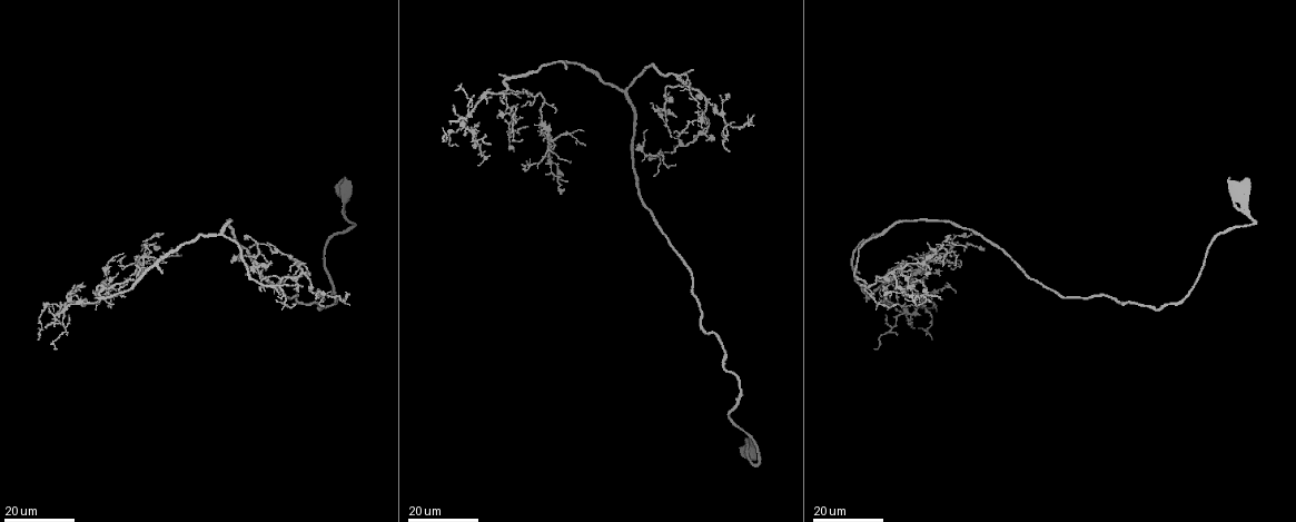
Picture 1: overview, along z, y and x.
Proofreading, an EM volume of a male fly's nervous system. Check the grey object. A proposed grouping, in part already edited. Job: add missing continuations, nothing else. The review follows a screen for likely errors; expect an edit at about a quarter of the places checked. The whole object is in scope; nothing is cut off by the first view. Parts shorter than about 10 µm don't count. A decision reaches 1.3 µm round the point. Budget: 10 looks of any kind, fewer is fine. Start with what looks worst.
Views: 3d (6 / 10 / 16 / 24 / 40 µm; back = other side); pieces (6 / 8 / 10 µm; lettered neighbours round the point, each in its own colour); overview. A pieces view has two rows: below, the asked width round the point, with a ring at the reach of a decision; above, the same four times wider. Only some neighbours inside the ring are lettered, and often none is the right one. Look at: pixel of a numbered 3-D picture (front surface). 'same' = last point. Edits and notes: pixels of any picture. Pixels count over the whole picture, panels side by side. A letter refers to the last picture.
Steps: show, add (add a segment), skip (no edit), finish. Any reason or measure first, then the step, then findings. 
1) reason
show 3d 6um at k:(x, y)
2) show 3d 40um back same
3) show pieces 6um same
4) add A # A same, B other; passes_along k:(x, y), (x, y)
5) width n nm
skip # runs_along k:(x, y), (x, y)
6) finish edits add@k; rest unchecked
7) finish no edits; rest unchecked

branch stops here
show 3d 24um at 1:(288, 284)

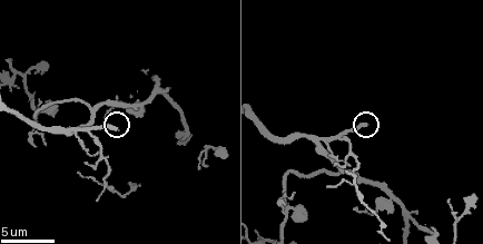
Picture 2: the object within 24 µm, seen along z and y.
show pieces 10um at 2:(114, 127)

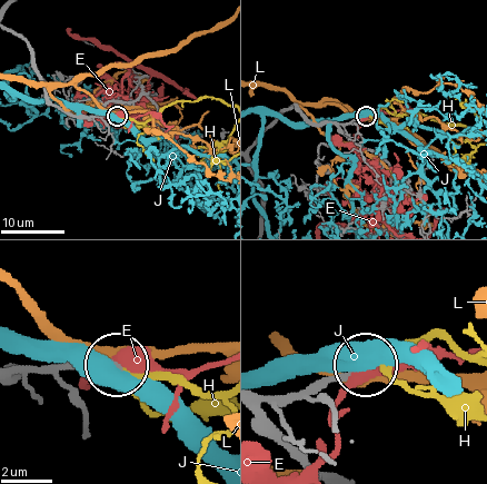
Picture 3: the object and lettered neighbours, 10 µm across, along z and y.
add H # E other, H same, J other, L other; passes_along 3:(100, 117), (148, 121), (178, 101), (210, 98); it goes on there

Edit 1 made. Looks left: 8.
show 3d 24um at 1:(861, 274)

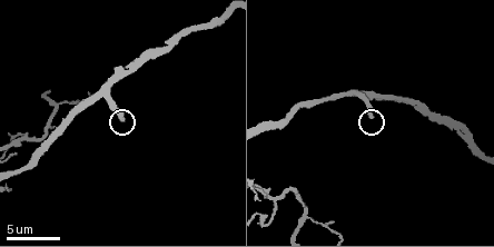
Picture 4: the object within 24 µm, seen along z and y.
zoom in
show 3d 6um at 4:(372, 115)

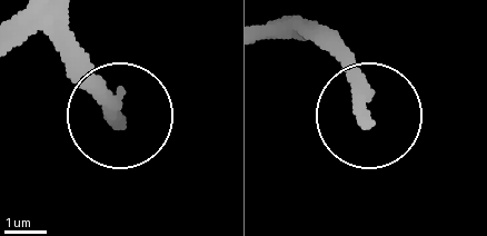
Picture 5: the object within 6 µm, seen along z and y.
show pieces 8um at 5:(366, 121)

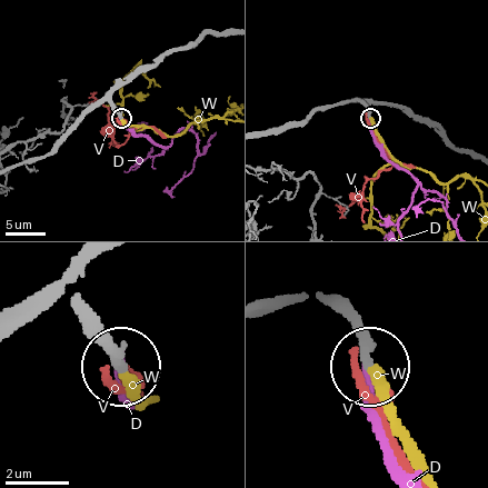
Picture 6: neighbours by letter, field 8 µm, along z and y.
add W # D other, V other, W same; passes_along 6:(101, 330), (128, 381), (149, 395); the cell continues

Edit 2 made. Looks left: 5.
free end
show 3d 16um at 1:(92, 298)

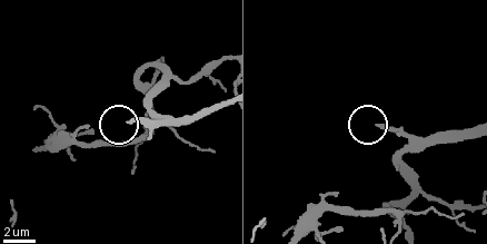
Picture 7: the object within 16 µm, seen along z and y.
show pieces 8um at 7:(129, 121)

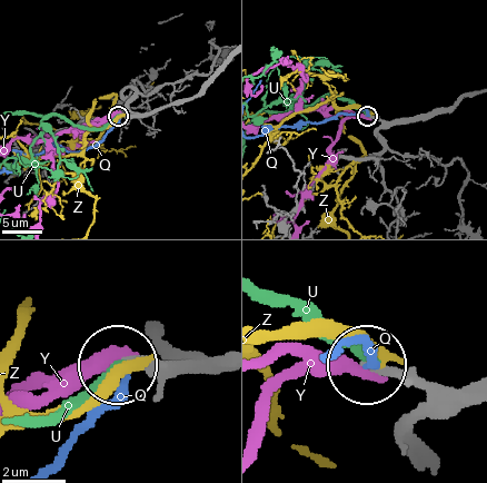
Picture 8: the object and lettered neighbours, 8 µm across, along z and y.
width 250 nm
add U # Q other, U same, Y other, Z other; the cell continues

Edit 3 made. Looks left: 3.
an open end
show 3d 16um at 1:(917, 305)

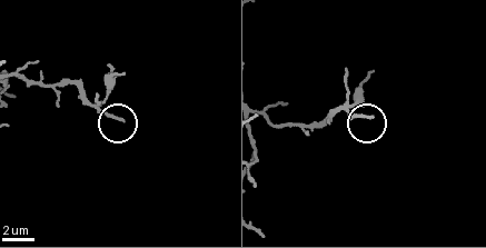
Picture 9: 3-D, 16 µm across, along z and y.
see the neighbours
show pieces 10um at 9:(370, 115)

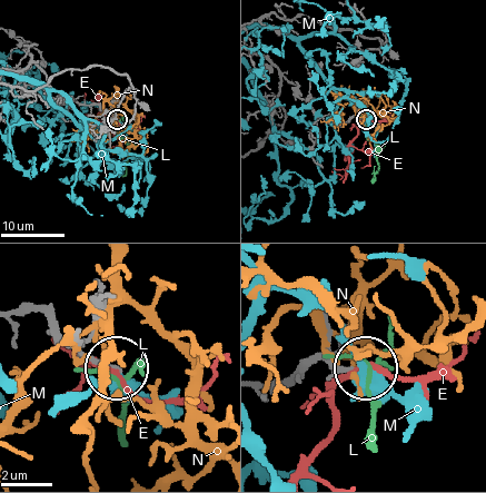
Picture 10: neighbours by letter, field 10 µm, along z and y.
skip # E other, L other, M other, N other; runs_along 10:(15, 311), (40, 313), (91, 355), (115, 366); none of them fits

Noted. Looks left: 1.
free end
show pieces 8um at 2:(224, 157)

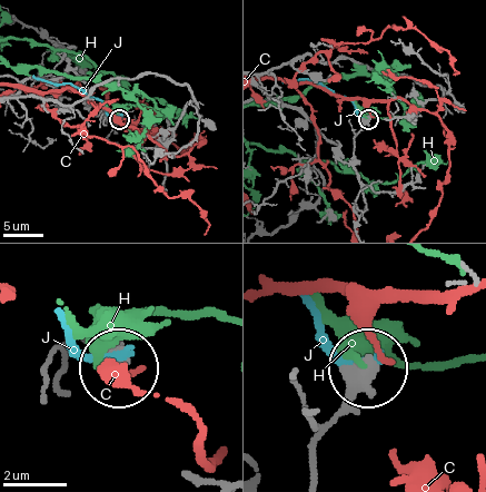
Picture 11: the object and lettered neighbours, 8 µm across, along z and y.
skip # C other, H other, J other; runs_along 11:(313, 468), (318, 435), (366, 374); no lettered segment goes on from it

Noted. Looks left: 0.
finish edits add@3, add@6, add@8; rest unchecked

